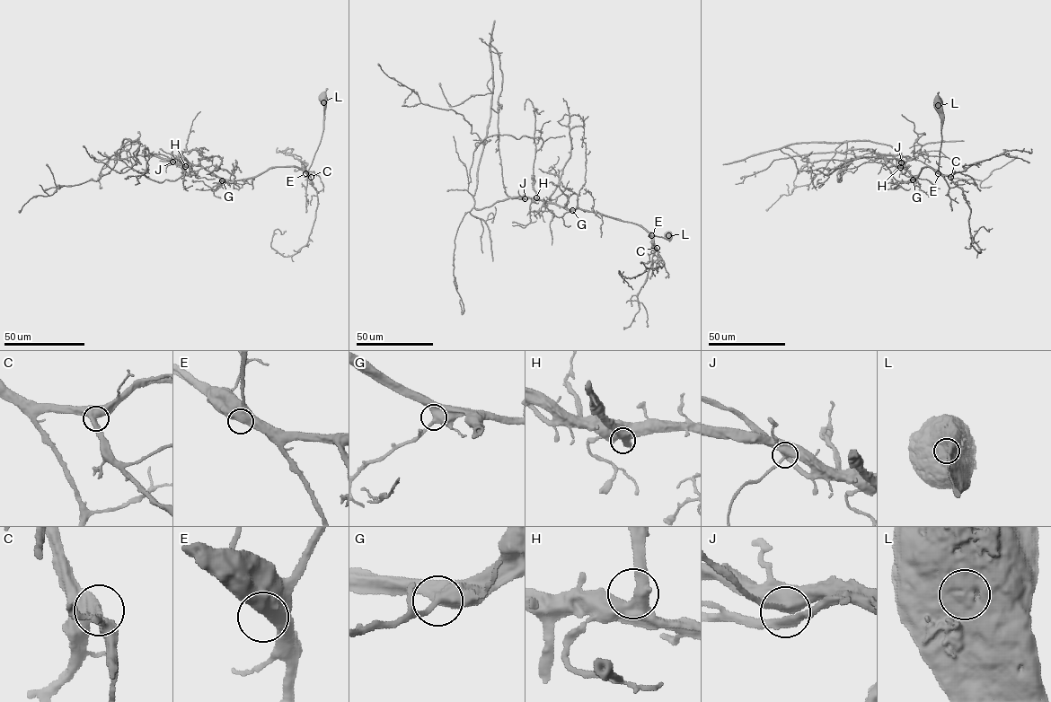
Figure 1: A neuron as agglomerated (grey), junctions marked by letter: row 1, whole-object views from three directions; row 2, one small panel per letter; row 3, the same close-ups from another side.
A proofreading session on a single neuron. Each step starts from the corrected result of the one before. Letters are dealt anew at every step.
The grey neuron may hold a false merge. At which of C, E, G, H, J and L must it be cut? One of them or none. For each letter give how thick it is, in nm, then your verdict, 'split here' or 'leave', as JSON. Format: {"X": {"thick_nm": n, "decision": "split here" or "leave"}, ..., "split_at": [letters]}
{"C": {"thick_nm": 460, "decision": "leave"}, "E": {"thick_nm": 750, "decision": "leave"}, "G": {"thick_nm": 550, "decision": "leave"}, "H": {"thick_nm": 550, "decision": "leave"}, "J": {"thick_nm": 500, "decision": "leave"}, "L": {"thick_nm": 1300, "decision": "leave"}, "split_at": []}

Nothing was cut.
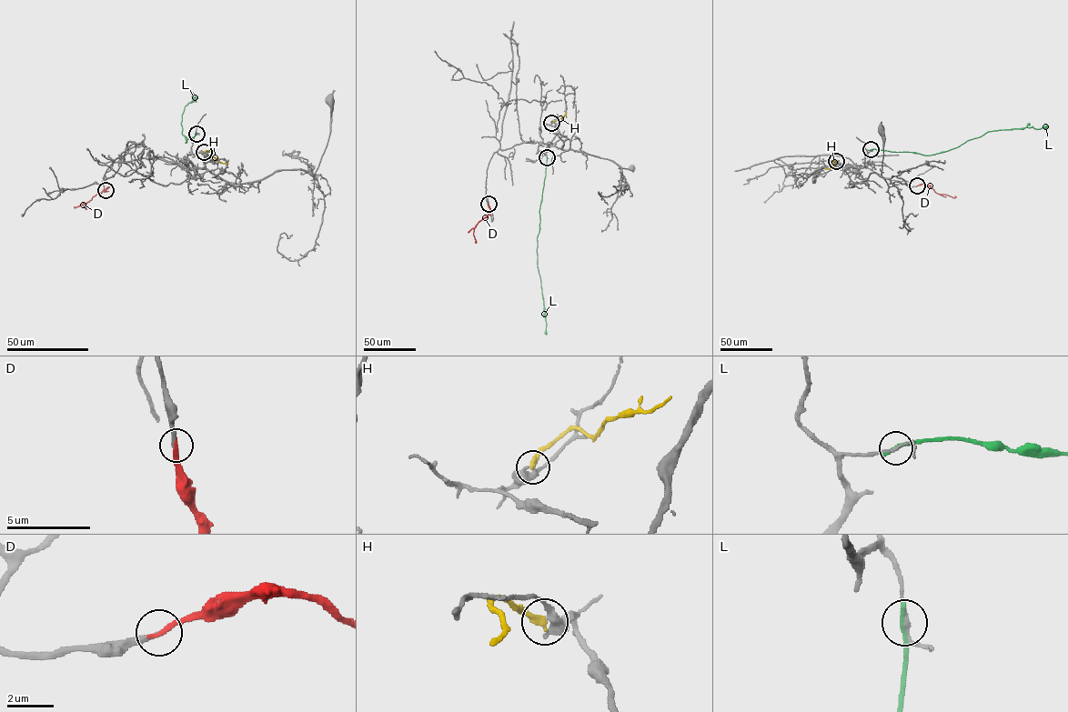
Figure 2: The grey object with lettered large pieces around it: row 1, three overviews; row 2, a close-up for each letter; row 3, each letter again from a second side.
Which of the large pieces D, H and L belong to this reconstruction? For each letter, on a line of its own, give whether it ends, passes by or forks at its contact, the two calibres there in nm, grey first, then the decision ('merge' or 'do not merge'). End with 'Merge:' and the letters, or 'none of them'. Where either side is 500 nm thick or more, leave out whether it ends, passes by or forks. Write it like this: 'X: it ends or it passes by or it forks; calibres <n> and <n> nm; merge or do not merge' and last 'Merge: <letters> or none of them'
D: it ends; calibres 200 and 260 nm; merge
H: it ends; calibres 280 and 320 nm; do not merge
L: it ends; calibres 140 and 280 nm; do not merge
Merge: D

